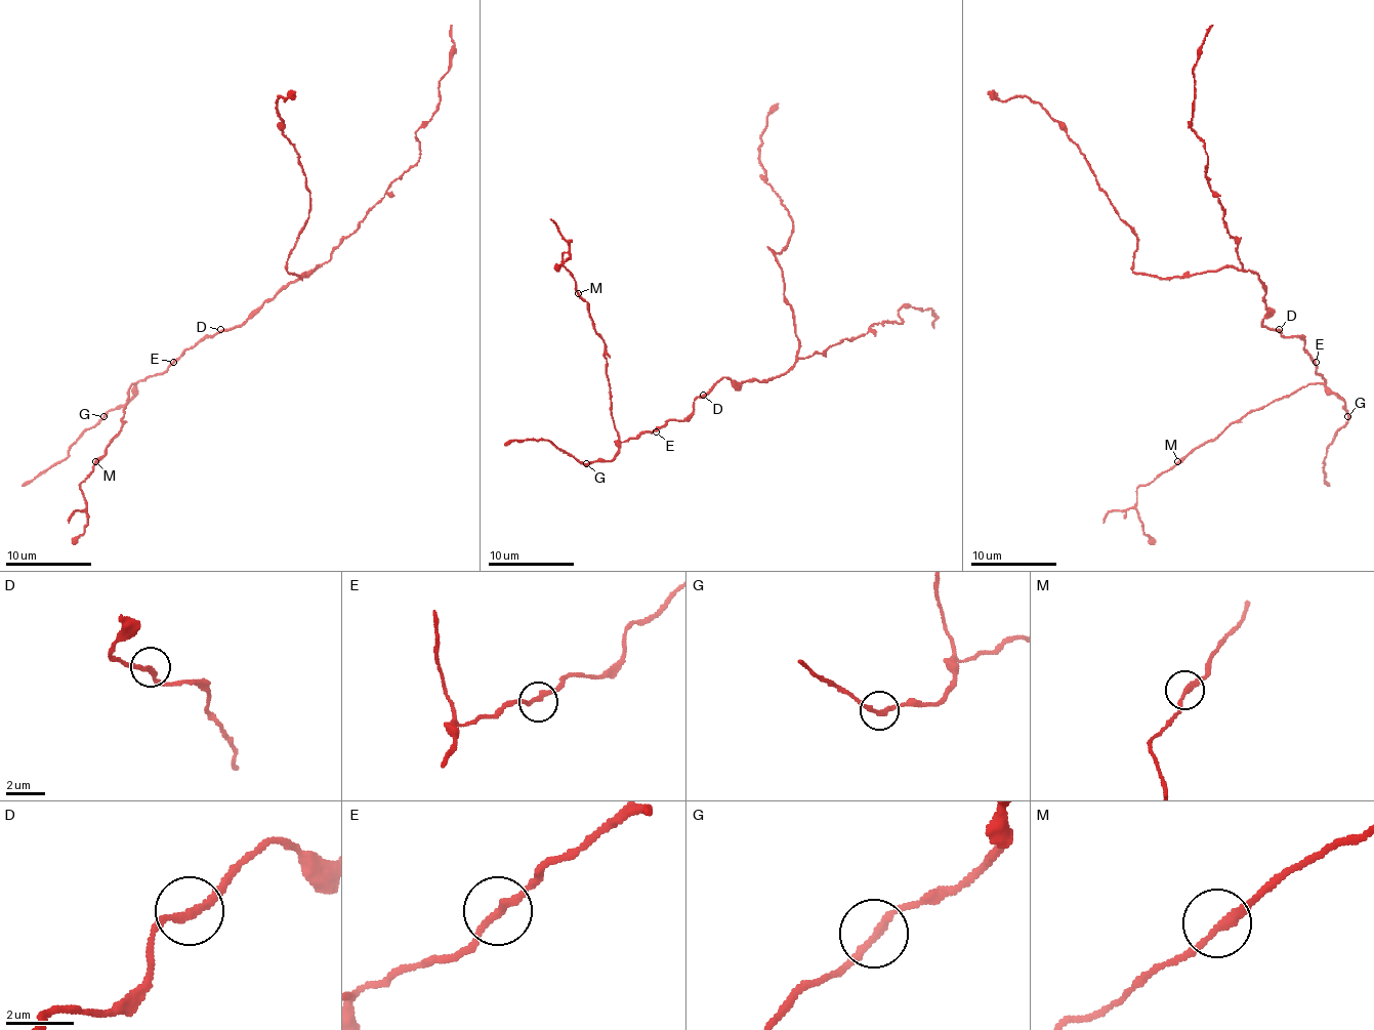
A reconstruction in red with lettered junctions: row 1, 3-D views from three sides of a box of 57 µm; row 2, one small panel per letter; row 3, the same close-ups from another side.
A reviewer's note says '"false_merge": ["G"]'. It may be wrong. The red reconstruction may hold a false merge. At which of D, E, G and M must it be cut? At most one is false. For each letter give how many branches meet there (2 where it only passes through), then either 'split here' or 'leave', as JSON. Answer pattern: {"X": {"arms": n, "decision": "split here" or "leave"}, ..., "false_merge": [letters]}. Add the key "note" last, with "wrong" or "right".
{"D": {"arms": 2, "decision": "leave"}, "E": {"arms": 2, "decision": "leave"}, "G": {"arms": 2, "decision": "leave"}, "M": {"arms": 2, "decision": "leave"}, "false_merge": [], "note": "wrong"}

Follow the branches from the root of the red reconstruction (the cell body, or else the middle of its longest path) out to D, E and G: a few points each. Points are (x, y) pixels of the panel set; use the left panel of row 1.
D: (259, 307), (240, 325), (220, 329)
E: (259, 307), (240, 325), (222, 329), (214, 336), (205, 336), (173, 362)
G: (259, 307), (240, 325), (205, 336), (162, 373), (144, 377), (123, 405), (103, 416)

